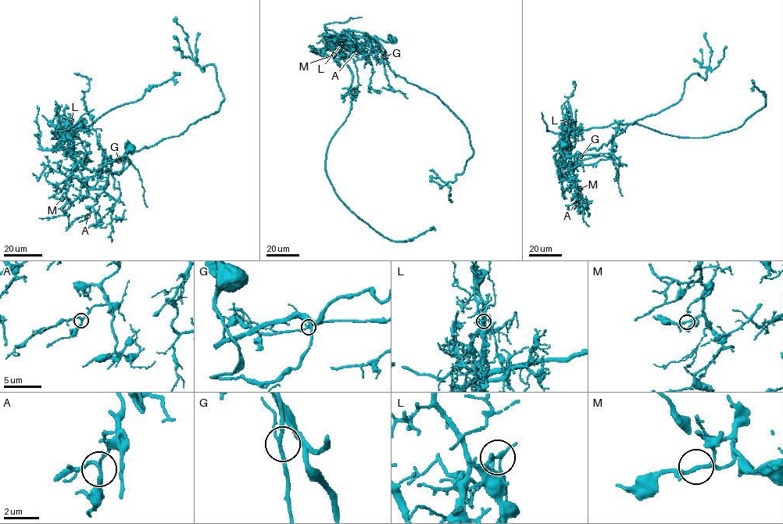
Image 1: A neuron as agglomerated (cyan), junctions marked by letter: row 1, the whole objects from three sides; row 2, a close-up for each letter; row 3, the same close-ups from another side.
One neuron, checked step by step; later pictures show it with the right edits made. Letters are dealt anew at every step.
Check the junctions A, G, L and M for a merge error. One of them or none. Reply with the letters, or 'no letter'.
L

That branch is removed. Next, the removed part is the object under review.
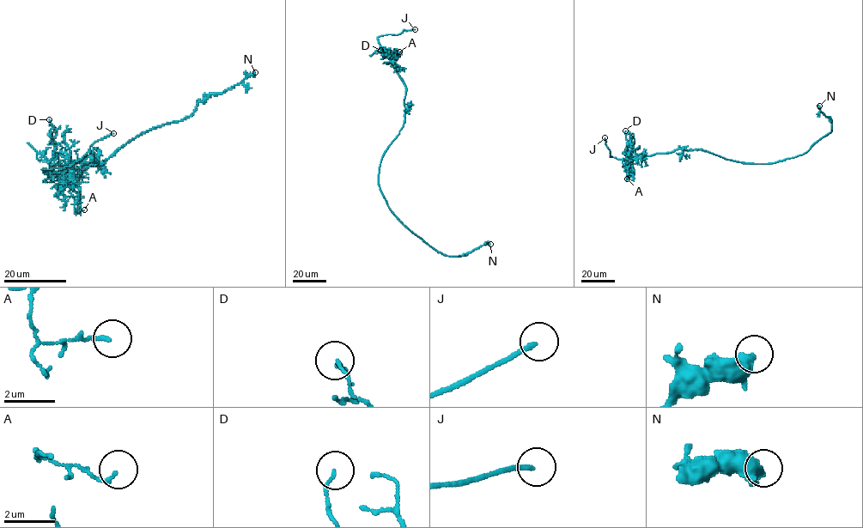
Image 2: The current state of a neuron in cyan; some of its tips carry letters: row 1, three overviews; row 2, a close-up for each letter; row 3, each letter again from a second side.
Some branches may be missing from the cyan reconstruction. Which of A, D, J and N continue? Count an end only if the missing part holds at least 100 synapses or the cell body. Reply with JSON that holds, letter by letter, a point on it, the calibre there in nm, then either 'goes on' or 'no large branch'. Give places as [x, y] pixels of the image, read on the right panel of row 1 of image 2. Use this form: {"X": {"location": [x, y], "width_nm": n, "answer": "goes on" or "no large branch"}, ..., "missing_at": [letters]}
{"A": {"location": [627, 179], "width_nm": 130, "answer": "no large branch"}, "D": {"location": [625, 130], "width_nm": 100, "answer": "no large branch"}, "J": {"location": [604, 137], "width_nm": 180, "answer": "goes on"}, "N": {"location": [819, 106], "width_nm": 420, "answer": "no large branch"}, "missing_at": ["J"]}

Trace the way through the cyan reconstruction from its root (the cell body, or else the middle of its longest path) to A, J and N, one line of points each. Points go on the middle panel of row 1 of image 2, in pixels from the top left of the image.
A: (381, 160), (399, 133), (404, 120), (405, 86), (391, 57), (397, 52), (394, 51), (399, 51)
J: (381, 160), (404, 124), (405, 86), (382, 51), (377, 38), (415, 29)
N: (381, 160), (378, 184), (388, 208), (404, 225), (430, 245), (446, 255), (459, 257), (490, 244)

